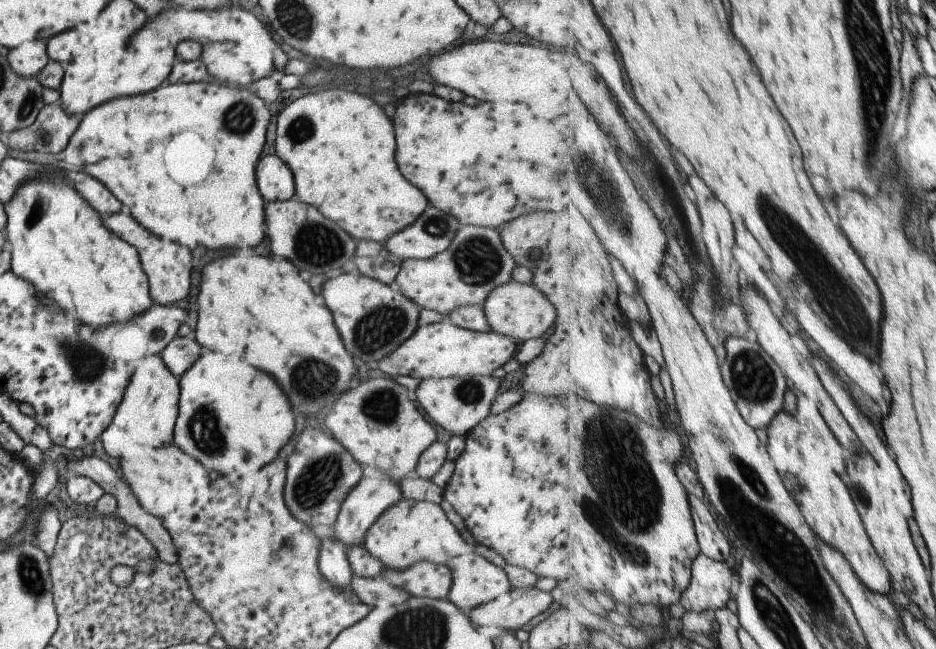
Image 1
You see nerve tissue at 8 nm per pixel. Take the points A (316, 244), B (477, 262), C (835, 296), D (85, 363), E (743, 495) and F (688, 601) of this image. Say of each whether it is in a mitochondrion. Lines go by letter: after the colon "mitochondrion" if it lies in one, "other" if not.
A: mitochondrion
B: mitochondrion
C: mitochondrion
D: mitochondrion
E: mitochondrion
F: other

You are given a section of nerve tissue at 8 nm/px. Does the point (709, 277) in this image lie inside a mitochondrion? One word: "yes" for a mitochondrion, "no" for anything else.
yes

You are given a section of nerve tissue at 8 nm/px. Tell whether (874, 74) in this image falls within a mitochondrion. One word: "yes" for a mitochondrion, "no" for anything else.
yes

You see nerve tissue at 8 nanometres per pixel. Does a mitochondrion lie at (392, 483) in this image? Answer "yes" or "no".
no

